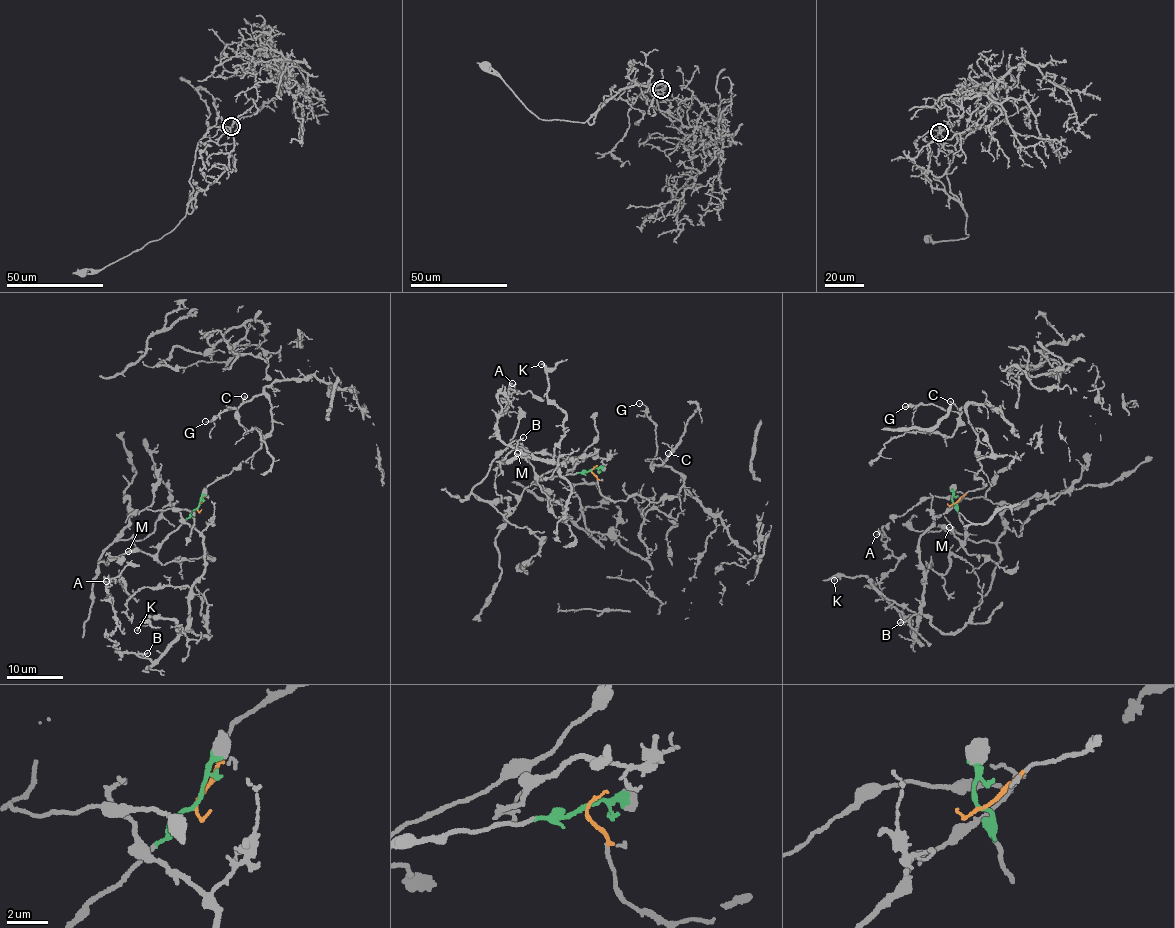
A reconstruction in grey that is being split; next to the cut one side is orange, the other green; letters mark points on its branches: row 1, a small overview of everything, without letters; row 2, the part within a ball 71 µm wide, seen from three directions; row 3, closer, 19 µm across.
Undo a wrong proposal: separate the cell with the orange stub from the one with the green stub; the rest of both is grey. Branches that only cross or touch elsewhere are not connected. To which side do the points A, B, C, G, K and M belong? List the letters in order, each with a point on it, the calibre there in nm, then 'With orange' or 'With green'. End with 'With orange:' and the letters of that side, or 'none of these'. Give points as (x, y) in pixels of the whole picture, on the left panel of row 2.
A: Place: (106, 581). Thickness 120 nm. With green
B: Place: (147, 653). Thickness 180 nm. With green
C: Place: (244, 396). Thickness 130 nm. With orange
G: Place: (205, 421). Thickness 90 nm. With orange
K: Place: (137, 630). Thickness 160 nm. With green
M: Place: (128, 551). Thickness 130 nm. With green
With orange: C, G

